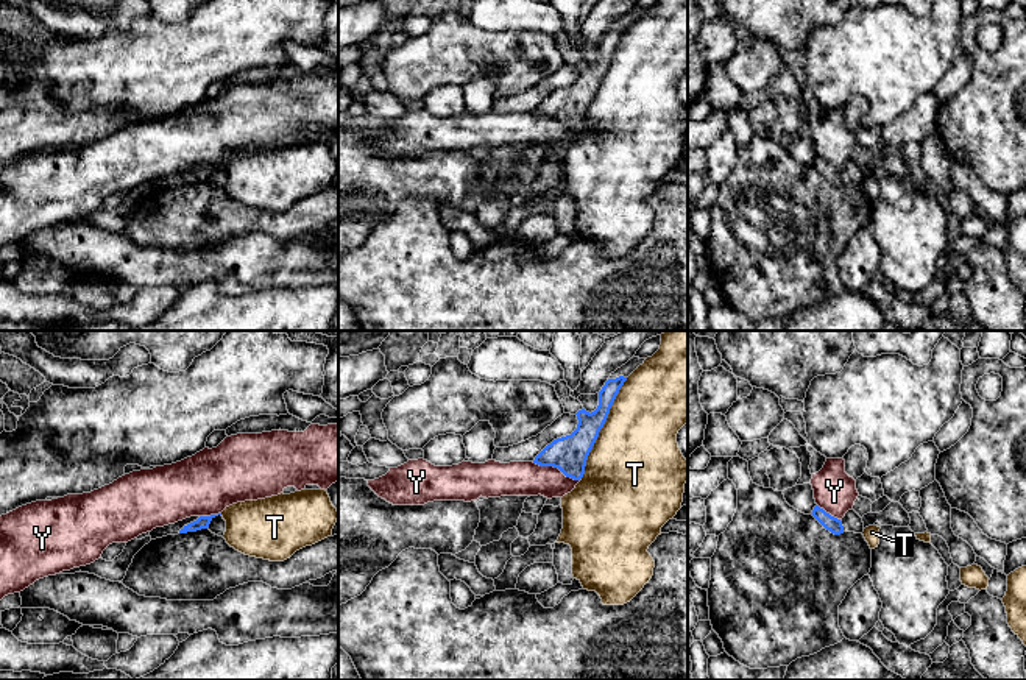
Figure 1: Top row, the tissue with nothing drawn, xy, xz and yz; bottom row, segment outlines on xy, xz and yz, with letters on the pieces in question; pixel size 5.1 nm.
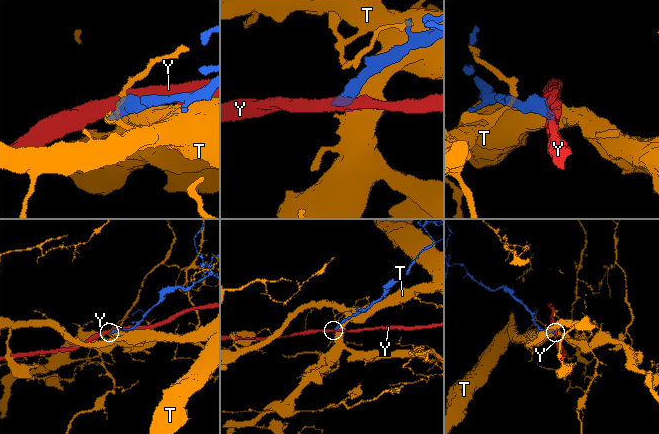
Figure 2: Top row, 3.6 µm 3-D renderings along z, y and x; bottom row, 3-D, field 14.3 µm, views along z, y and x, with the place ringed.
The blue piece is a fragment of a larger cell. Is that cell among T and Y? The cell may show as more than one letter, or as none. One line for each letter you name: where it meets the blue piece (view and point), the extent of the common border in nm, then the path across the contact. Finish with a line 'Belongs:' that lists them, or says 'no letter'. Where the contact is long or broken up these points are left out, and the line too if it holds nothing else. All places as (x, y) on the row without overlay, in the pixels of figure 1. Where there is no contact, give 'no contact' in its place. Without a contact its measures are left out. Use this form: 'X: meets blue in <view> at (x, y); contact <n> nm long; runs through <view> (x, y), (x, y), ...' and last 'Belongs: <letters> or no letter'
Belongs: no letter

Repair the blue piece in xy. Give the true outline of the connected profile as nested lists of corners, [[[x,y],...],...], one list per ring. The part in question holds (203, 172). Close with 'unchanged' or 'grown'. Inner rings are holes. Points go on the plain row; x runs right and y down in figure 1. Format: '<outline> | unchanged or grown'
[[[218,165],[211,167],[190,167],[182,172],[178,172],[175,175],[168,175],[164,178],[156,178],[150,182],[151,190],[162,189],[167,186],[178,186],[178,184],[187,184],[187,182],[196,182],[201,179],[207,179],[211,172]]] | grown

